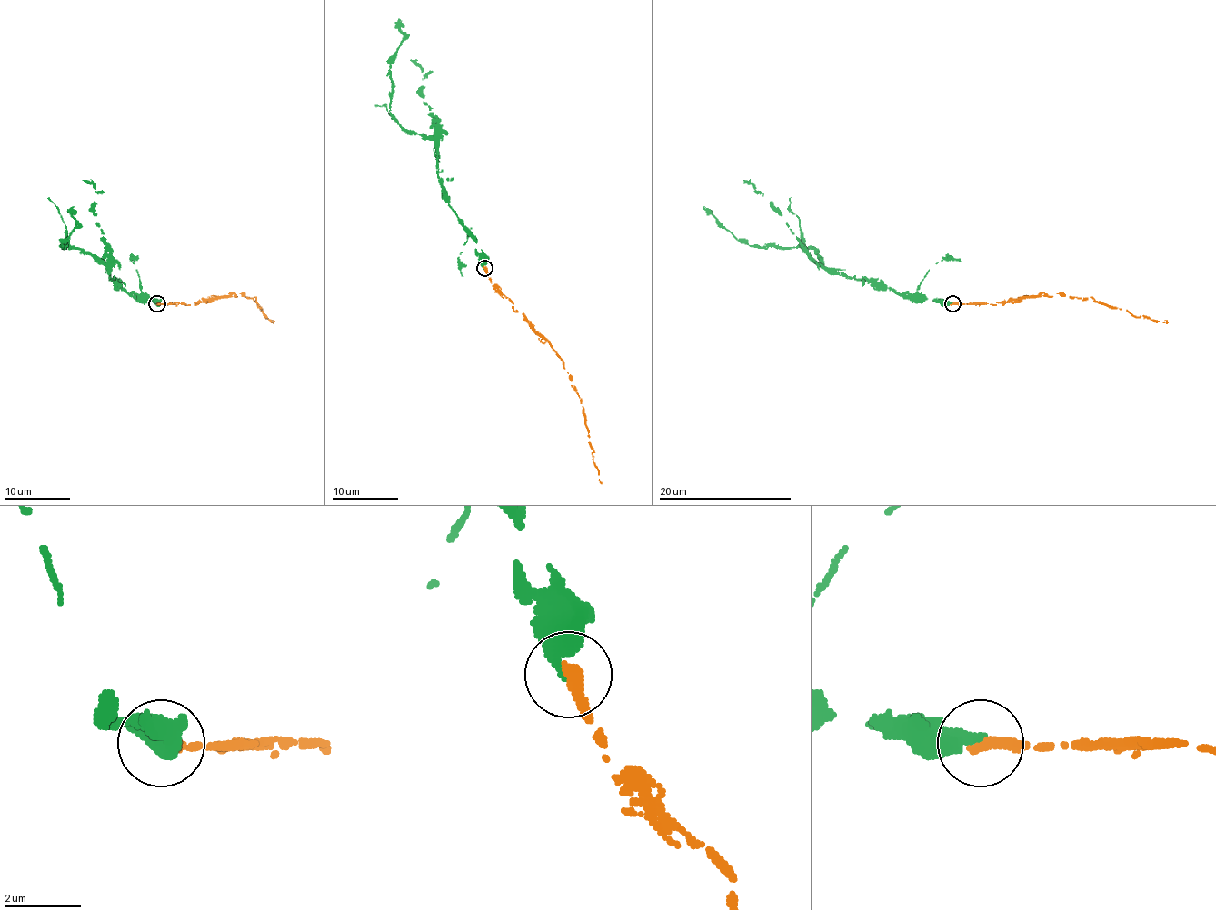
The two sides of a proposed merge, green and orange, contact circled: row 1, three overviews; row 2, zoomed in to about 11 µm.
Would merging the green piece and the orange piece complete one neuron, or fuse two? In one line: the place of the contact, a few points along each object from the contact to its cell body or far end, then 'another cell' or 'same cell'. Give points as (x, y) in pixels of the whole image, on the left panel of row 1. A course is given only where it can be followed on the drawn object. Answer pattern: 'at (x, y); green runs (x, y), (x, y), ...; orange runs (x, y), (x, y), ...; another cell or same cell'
at (156, 303); green runs (157, 303), (149, 298), (133, 298), (111, 278), (109, 270), (77, 248), (63, 246), (75, 223), (71, 207); orange runs (157, 303), (187, 304), (240, 293), (244, 296), (255, 296), (265, 316), (272, 322), (272, 320); same cell

